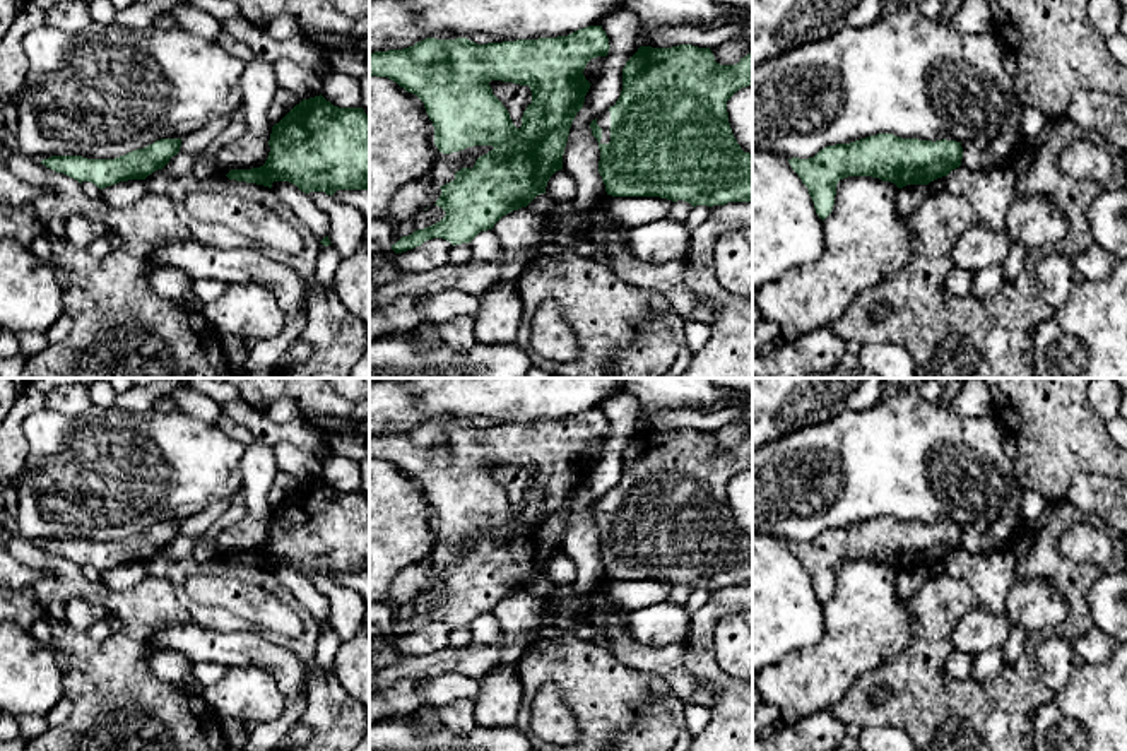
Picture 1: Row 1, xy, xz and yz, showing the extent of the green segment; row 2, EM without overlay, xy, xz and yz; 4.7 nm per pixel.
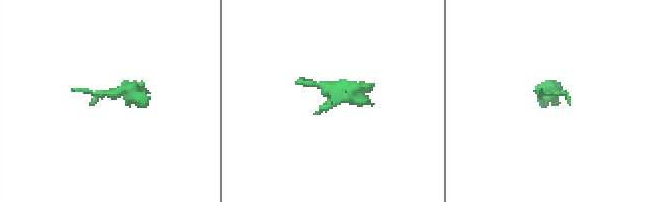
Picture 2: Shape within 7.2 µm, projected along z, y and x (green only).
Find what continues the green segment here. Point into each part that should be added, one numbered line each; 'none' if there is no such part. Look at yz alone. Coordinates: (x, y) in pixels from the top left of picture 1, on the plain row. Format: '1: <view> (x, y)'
none

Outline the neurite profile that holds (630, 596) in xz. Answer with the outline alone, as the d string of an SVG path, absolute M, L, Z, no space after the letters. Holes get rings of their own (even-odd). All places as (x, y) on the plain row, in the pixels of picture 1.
M605 578L597 592L616 602L623 611L633 612L669 599L672 583L660 580L612 580Z

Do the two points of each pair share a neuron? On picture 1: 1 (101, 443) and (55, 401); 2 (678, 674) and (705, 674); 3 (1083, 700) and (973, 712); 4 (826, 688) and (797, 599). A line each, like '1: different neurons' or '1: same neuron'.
1: different neurons
2: different neurons
3: different neurons
4: different neurons

